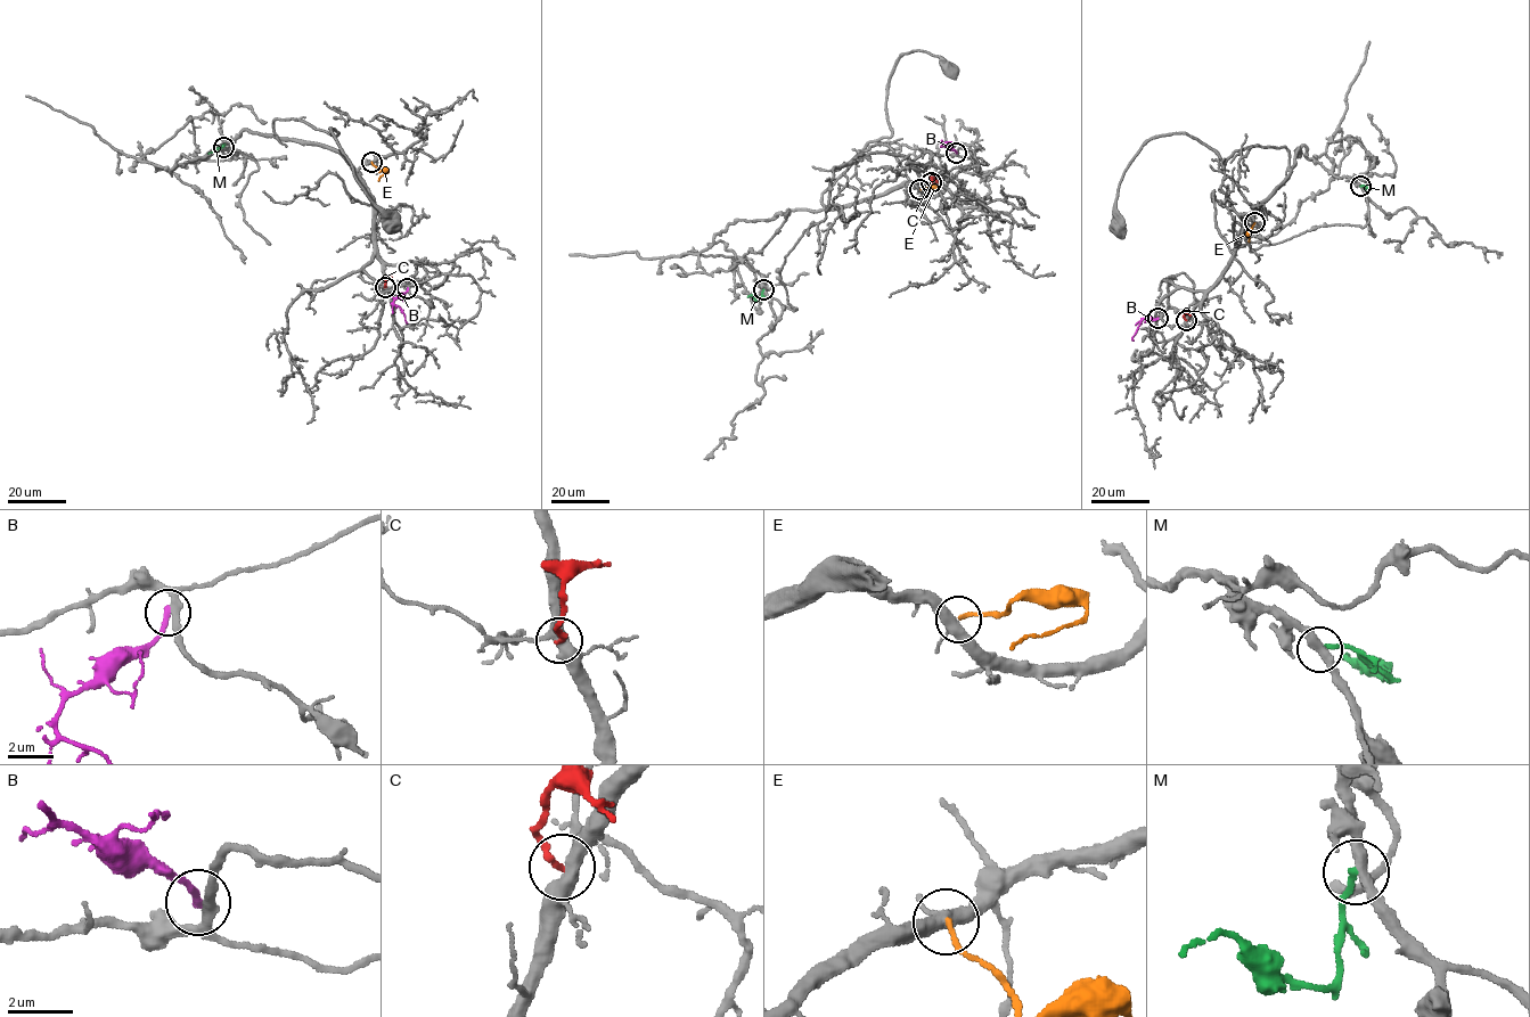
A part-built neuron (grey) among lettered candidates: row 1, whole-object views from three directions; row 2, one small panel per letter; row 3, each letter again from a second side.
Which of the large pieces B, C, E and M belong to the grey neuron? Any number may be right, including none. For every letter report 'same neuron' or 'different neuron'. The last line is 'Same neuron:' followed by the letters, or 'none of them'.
B: different neuron
C: different neuron
E: different neuron
M: different neuron
Same neuron: none of them

